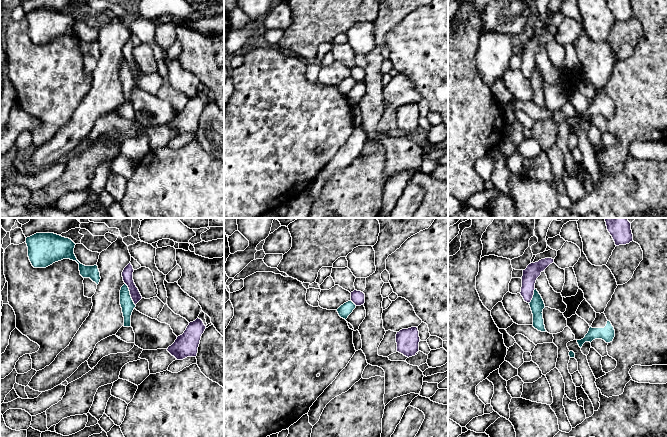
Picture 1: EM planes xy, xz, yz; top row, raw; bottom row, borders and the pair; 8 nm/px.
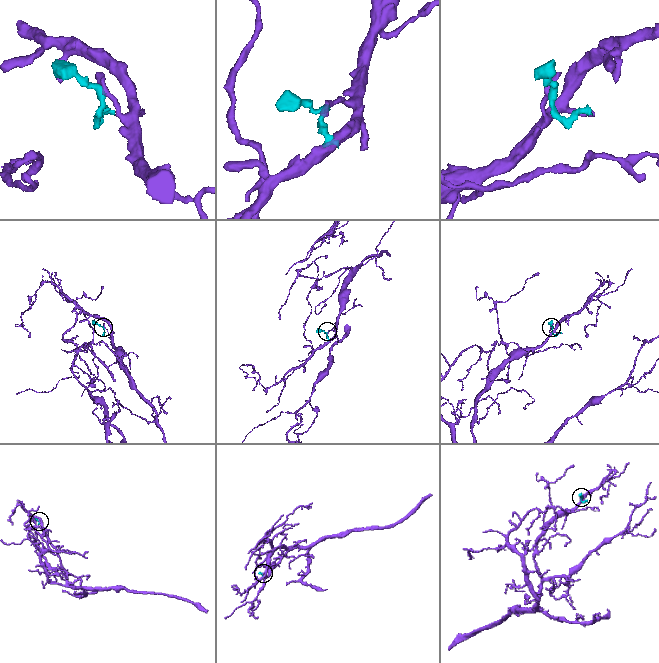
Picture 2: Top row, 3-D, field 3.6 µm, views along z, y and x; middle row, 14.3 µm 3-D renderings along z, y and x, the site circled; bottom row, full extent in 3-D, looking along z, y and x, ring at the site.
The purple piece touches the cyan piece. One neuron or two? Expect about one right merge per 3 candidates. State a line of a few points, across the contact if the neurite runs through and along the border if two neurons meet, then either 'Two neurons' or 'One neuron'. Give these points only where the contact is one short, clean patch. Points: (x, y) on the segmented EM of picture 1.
Line: xy (125, 283), (135, 305). Two neurons

